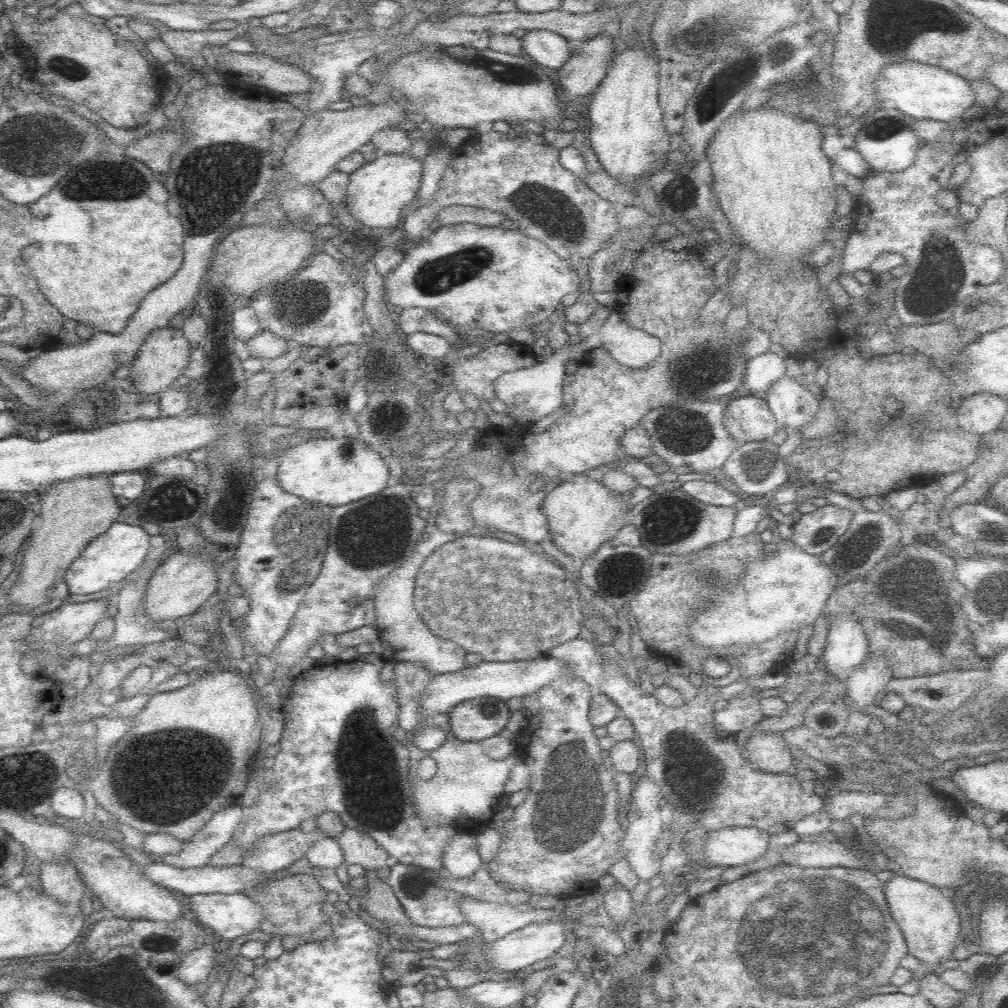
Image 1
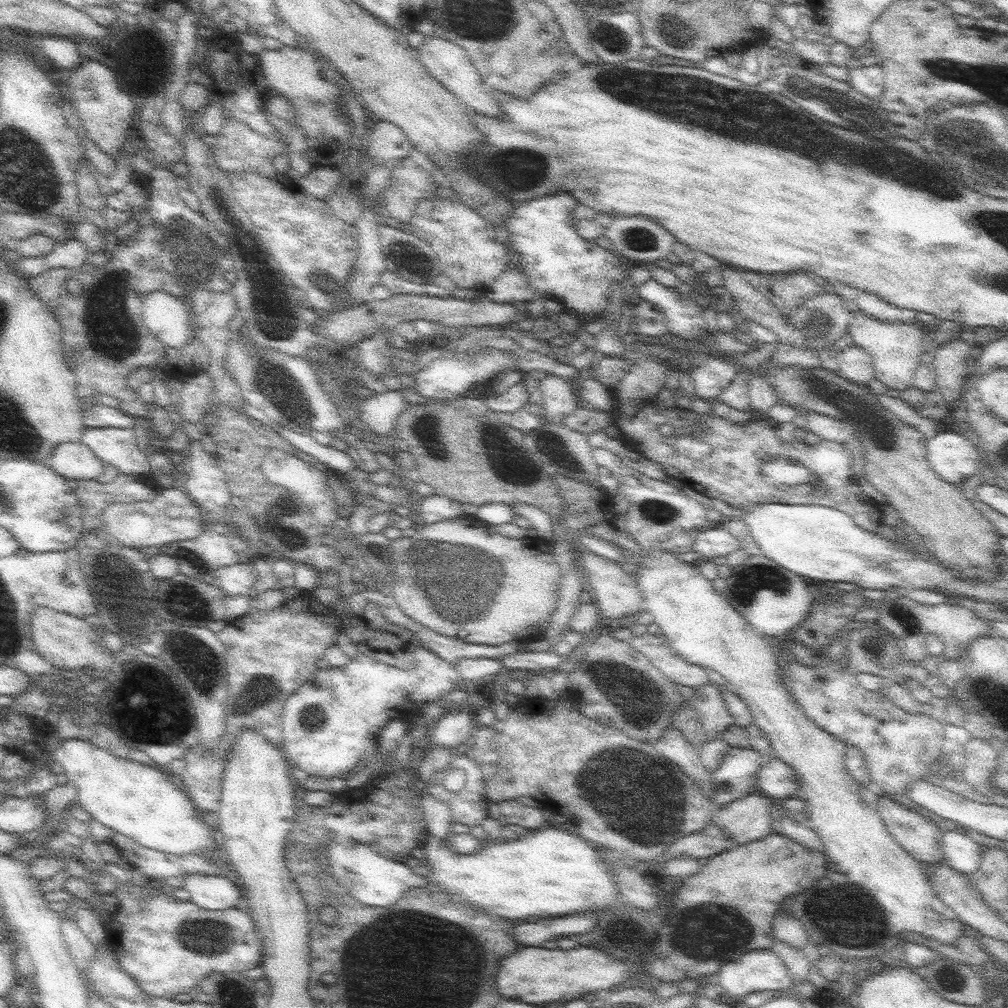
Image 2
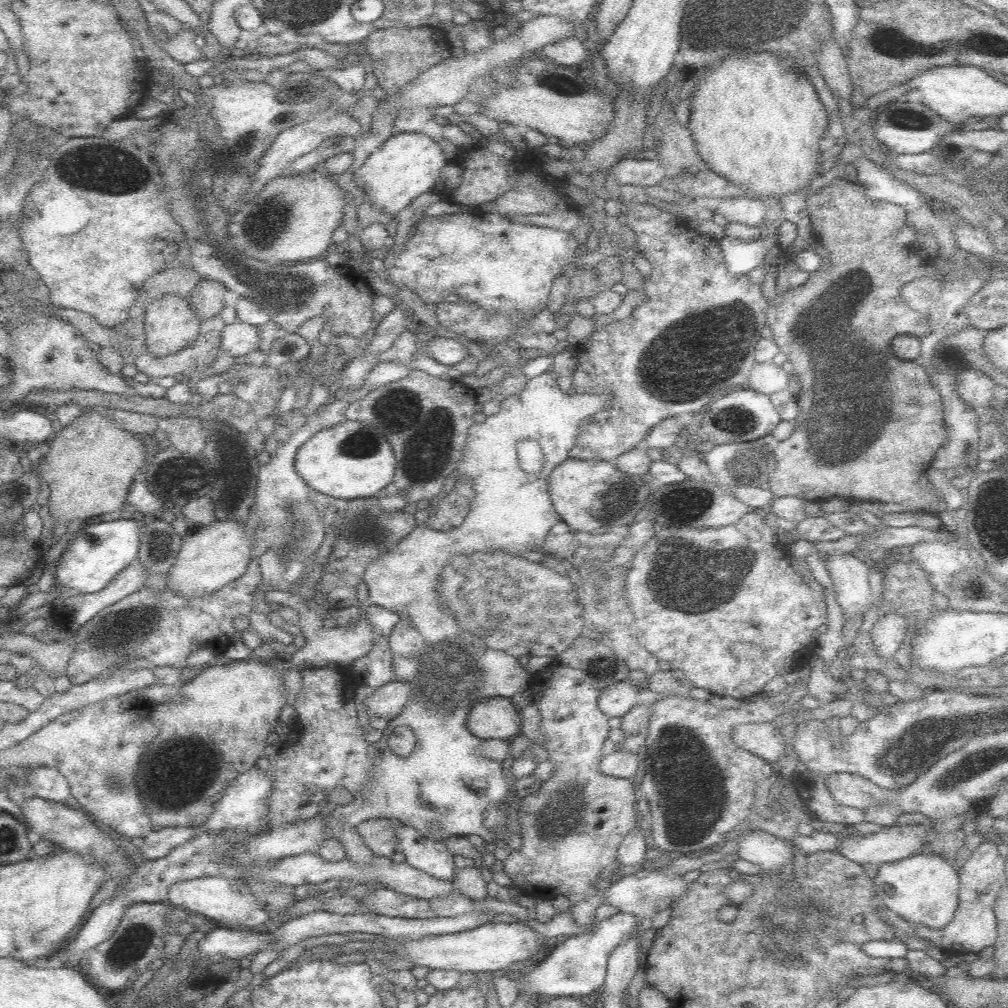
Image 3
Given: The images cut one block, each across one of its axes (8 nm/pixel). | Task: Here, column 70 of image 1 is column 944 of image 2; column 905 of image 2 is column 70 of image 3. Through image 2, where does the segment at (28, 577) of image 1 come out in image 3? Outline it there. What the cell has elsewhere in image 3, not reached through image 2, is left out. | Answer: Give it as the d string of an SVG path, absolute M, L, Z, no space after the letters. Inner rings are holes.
M84 410L82 416L78 416L72 424L62 428L58 434L52 436L52 440L46 446L46 456L40 462L40 476L50 488L50 500L48 500L48 510L50 516L56 522L74 522L80 520L84 522L86 518L96 518L106 512L120 510L122 504L126 506L128 492L132 488L132 482L142 478L144 470L144 460L146 460L148 448L142 444L142 436L136 436L128 430L118 428L118 424L112 422L112 418L106 414L106 410Z

